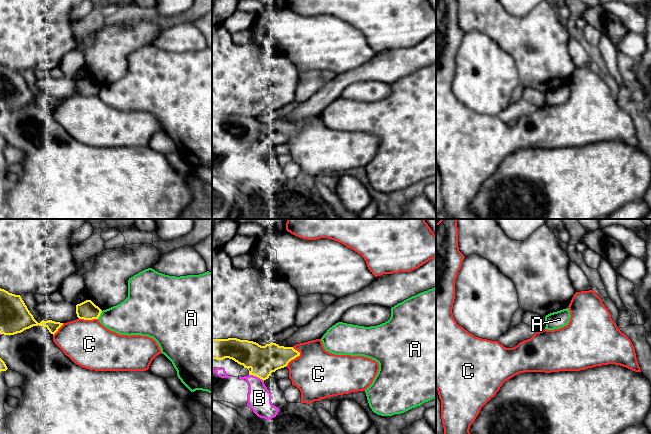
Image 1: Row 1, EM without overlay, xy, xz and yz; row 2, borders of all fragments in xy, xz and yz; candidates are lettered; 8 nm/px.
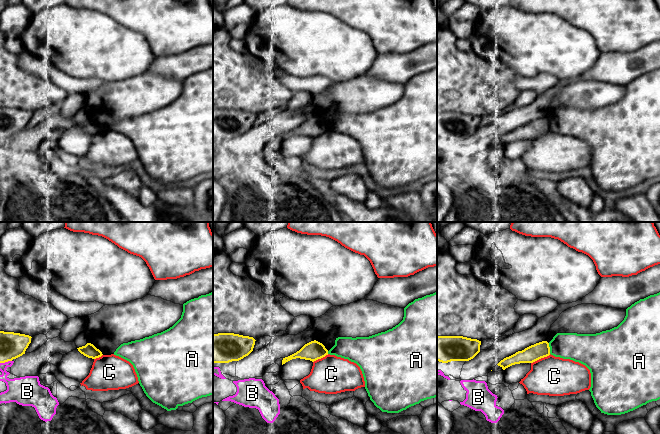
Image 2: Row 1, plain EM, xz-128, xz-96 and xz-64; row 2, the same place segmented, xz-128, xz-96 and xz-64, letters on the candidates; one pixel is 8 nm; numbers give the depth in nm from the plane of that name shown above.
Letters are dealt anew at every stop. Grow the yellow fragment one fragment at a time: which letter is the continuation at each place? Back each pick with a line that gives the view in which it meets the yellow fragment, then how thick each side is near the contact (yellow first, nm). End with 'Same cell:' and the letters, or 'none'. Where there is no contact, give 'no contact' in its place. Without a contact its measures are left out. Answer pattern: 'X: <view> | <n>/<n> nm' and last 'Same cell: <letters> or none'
Same cell: none

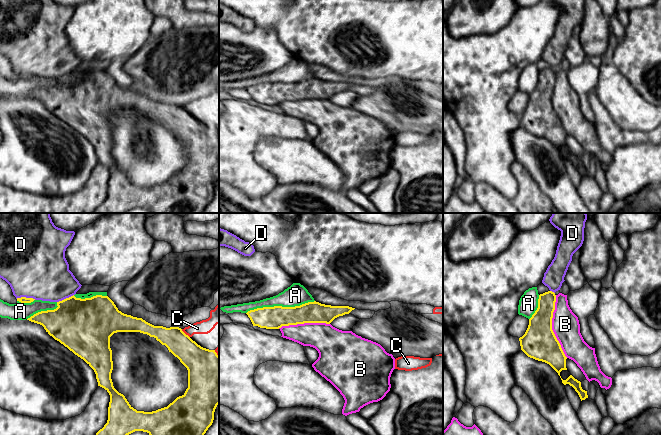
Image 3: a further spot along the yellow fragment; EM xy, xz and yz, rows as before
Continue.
Same cell: none

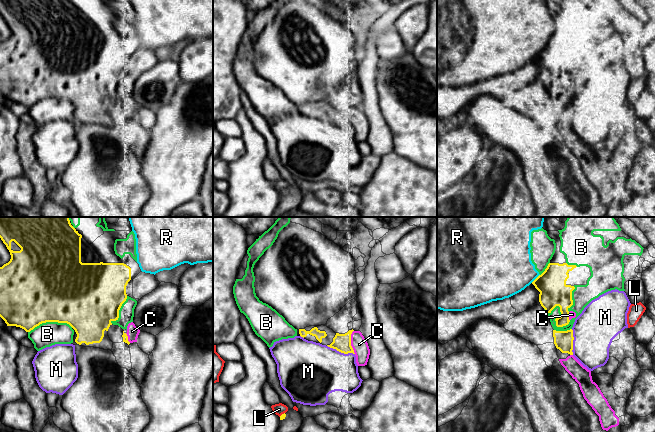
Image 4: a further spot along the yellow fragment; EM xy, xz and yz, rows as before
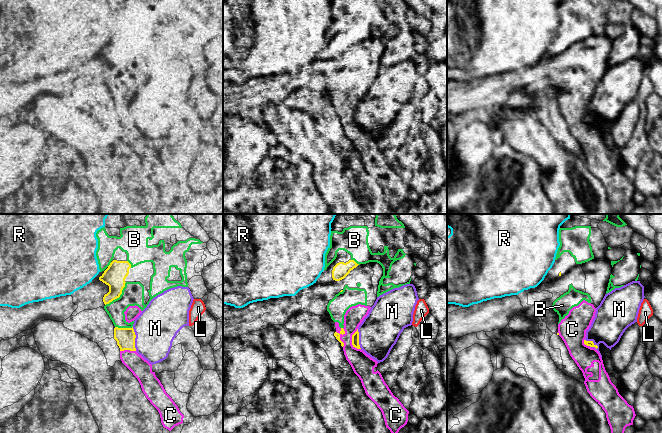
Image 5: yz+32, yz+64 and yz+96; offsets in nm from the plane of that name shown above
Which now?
C: xz | 140/130 nm
Same cell: C

